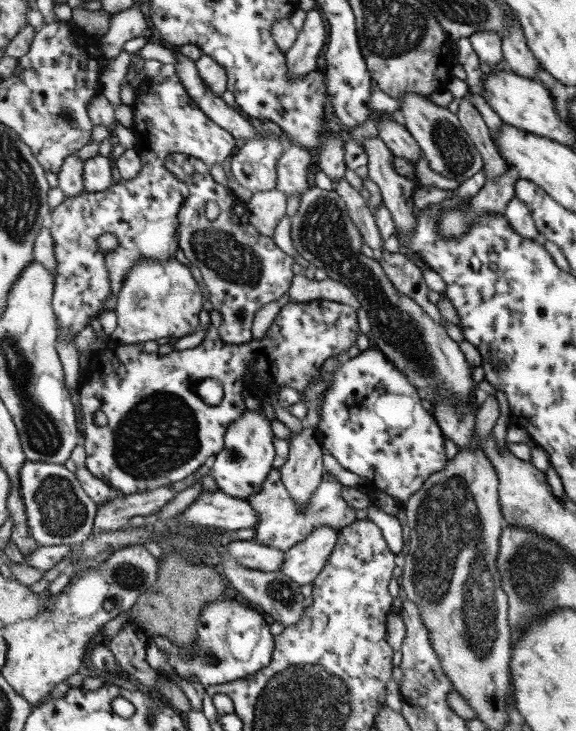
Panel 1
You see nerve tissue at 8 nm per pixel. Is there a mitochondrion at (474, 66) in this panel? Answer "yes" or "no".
no

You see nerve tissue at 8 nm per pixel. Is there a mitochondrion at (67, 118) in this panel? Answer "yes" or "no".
yes

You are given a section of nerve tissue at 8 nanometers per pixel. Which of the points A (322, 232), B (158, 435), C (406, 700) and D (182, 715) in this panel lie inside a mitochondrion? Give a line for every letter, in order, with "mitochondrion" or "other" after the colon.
A: mitochondrion
B: mitochondrion
C: other
D: other

